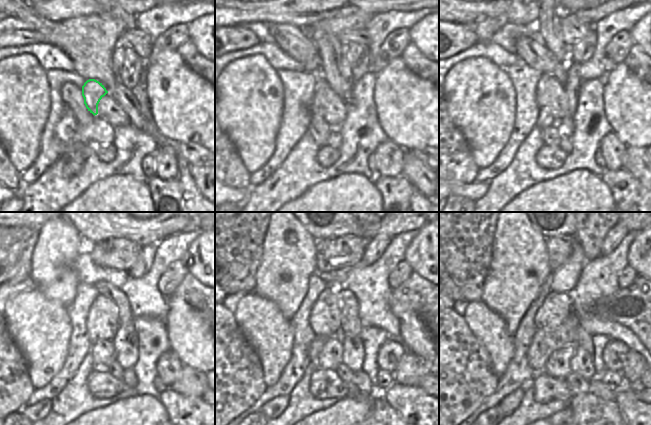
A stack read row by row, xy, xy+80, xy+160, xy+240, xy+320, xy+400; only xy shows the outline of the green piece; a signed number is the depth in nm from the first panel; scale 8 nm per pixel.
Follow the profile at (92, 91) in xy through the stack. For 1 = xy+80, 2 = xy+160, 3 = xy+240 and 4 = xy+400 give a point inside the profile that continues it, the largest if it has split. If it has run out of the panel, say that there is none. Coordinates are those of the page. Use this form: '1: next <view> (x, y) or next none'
1: next xy+80 (316, 109)
2: next xy+160 (545, 119)
3: next xy+240 (102, 351)
4: next xy+400 (558, 364)

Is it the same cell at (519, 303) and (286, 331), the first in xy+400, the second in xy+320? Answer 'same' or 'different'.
different

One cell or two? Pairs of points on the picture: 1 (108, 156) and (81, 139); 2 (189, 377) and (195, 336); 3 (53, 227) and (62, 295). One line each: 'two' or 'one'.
1: two
2: two
3: one

